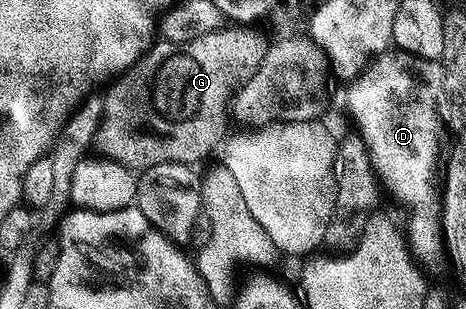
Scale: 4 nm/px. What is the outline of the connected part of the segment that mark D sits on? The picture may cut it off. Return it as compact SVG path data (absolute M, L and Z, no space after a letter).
M390 55L373 57L345 85L346 112L358 127L357 135L369 155L379 185L396 203L403 204L410 211L410 217L404 223L404 237L411 253L419 261L434 260L444 252L440 192L436 180L434 184L434 171L440 168L438 115L433 103L424 95L419 77L417 80L410 73L405 64L407 61L401 55Z

